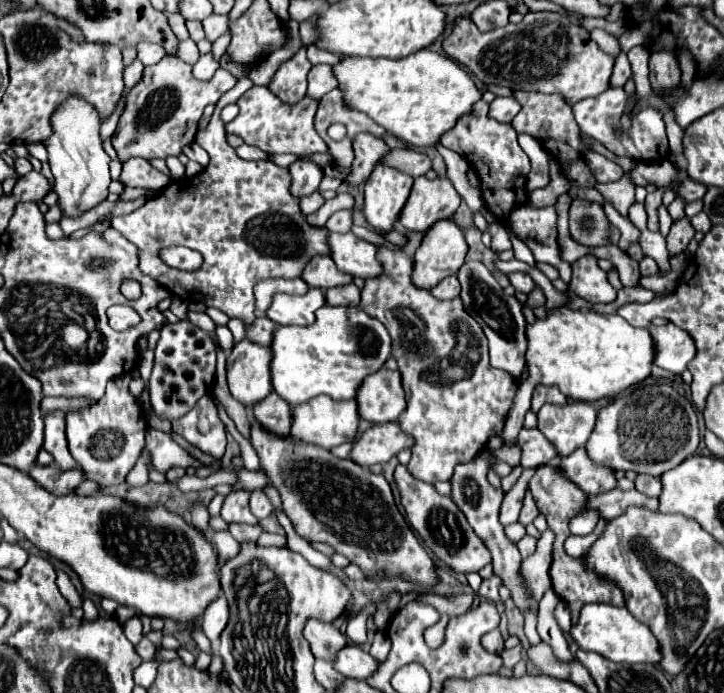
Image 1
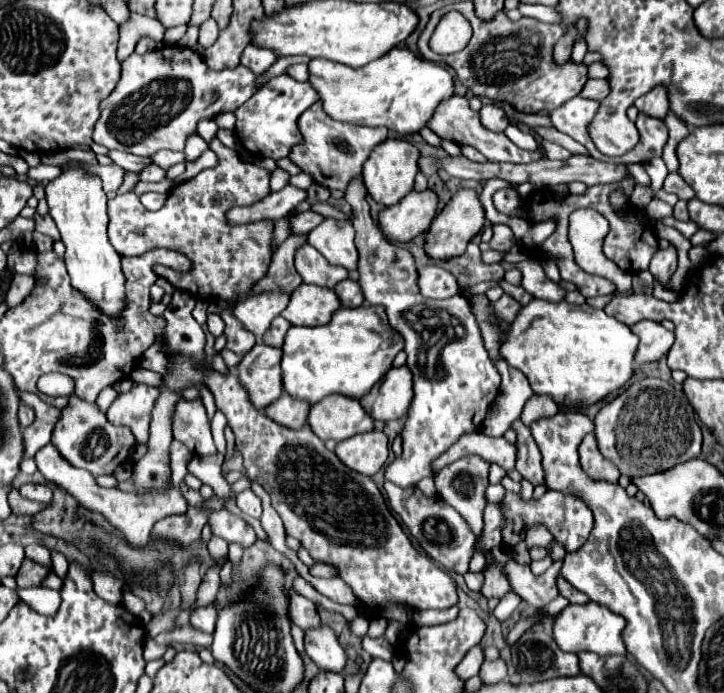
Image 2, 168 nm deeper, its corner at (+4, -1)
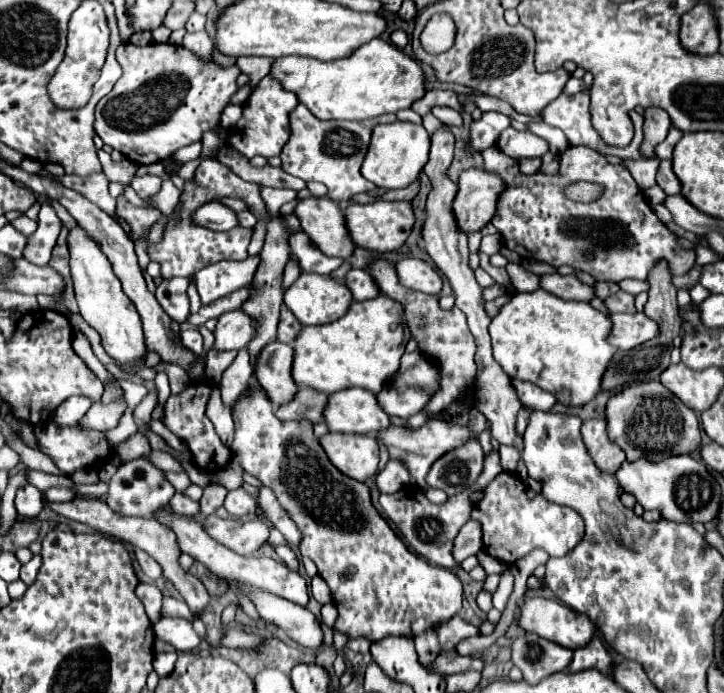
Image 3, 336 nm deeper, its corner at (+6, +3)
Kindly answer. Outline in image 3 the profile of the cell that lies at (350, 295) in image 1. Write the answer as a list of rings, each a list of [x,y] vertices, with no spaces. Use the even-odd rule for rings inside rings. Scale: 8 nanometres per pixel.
[[[349,270],[345,276],[345,284],[353,290],[355,300],[369,300],[379,296],[379,288],[367,270]]]

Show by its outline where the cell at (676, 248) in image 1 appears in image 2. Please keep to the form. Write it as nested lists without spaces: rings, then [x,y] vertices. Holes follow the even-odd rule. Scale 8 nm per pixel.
[[[671,244],[669,248],[659,248],[655,252],[655,256],[651,258],[649,264],[649,272],[665,286],[667,280],[671,278],[671,274],[677,268],[677,248]]]

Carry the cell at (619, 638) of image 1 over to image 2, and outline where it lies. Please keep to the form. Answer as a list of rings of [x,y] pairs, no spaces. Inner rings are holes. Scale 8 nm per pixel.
[[[589,602],[589,604],[569,604],[559,616],[553,620],[553,638],[565,652],[595,652],[599,656],[627,656],[625,642],[623,642],[625,618],[611,612],[607,606]]]

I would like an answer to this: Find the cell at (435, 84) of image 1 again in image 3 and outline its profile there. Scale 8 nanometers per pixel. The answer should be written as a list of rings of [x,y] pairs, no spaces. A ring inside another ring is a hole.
[[[373,38],[353,50],[351,56],[331,62],[297,56],[275,58],[269,76],[277,80],[283,90],[297,94],[299,102],[319,120],[365,120],[387,112],[399,112],[411,108],[411,104],[425,94],[425,78],[419,64],[395,44],[381,38]]]

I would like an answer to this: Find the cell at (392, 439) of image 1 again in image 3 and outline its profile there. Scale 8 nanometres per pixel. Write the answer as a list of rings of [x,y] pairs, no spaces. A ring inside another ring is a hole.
[[[327,432],[319,438],[319,444],[341,474],[359,482],[375,476],[379,464],[379,446],[373,442],[373,436]]]

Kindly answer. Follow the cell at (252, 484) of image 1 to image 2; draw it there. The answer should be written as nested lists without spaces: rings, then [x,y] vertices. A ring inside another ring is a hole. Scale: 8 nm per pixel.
[[[213,496],[213,498],[205,500],[203,506],[189,506],[185,514],[159,520],[155,524],[155,528],[151,530],[151,536],[171,538],[171,540],[179,542],[181,546],[187,546],[201,536],[201,528],[207,522],[209,514],[215,510],[223,510],[223,508],[225,508],[225,500],[219,496]]]

